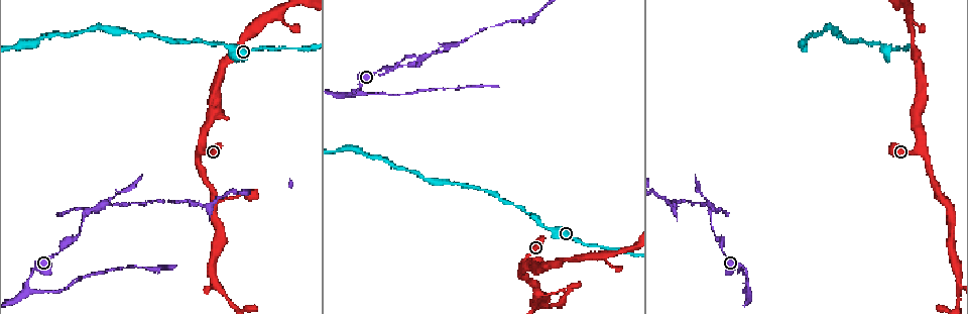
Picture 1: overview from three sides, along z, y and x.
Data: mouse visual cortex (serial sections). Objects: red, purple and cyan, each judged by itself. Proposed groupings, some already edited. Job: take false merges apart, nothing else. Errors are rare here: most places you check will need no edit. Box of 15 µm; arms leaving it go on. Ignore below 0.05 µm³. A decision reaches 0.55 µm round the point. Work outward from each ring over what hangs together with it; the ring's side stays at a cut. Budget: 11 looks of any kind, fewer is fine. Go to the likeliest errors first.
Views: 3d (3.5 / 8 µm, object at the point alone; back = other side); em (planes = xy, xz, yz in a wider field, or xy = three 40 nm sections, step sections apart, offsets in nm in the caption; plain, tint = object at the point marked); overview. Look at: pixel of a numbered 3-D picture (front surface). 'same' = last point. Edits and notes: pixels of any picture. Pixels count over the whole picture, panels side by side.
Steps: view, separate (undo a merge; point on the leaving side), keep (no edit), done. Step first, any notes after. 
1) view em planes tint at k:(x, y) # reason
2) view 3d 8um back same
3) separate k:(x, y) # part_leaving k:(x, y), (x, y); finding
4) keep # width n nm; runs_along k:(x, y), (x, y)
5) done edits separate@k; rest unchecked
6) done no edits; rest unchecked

view 3d 8um at 1:(429, 56) # thick turns thin

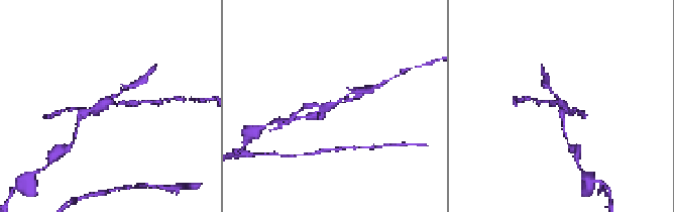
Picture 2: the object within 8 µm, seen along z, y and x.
view 3d 3.5um at 2:(560, 103) # closer look

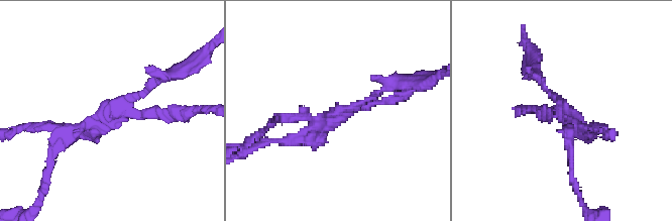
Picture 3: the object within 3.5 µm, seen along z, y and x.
view em planes tint at 3:(346, 110) # now the EM

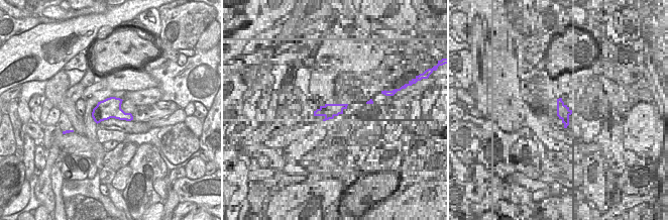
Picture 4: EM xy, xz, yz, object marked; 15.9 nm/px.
separate 3:(50, 125) # border 4:(120, 108), (111, 117); a second cell is stuck on

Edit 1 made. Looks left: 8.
view 3d 3.5um at 1:(25, 288) # three-way junction

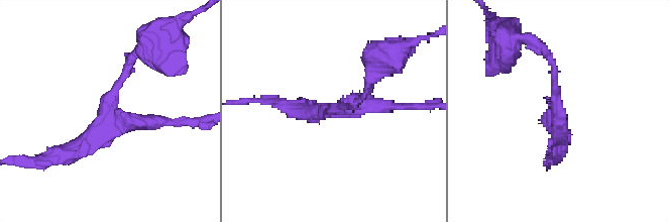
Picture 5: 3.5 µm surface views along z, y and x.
view em xy step 1 tint at 5:(112, 113) # shape alone is not enough

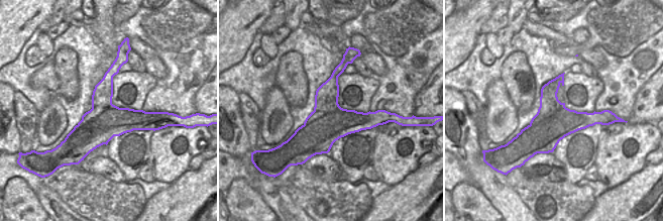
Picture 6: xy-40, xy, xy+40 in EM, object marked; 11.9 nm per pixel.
separate 5:(373, 108) # arms 3; part_leaving 5:(112, 96), (122, 120), (196, 120); a second cell is stuck on

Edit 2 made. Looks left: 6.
view overview # redraw

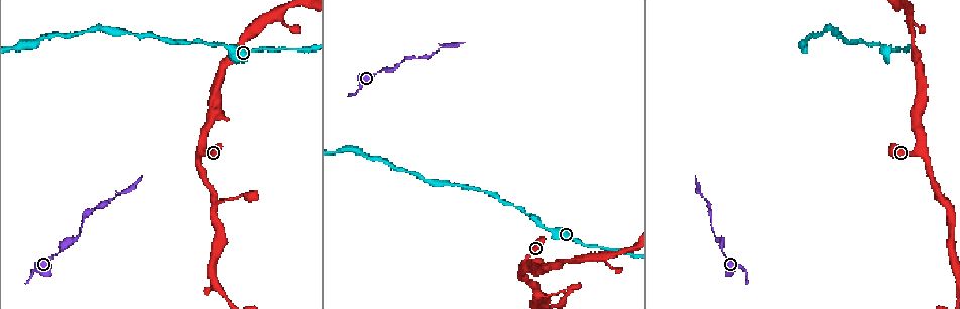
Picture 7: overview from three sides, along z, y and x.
view 3d 3.5um at 7:(520, 267) # side arm on a straight run

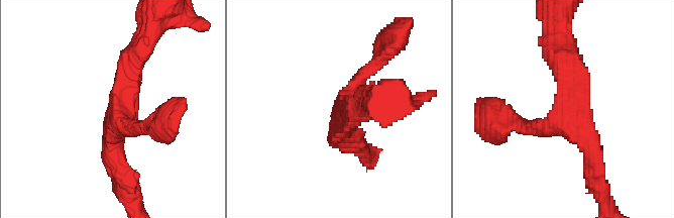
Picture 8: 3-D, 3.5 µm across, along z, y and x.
view em xy step 3 tint at 8:(121, 110) # arms 3; arm_widths 200, 250, 400 nm

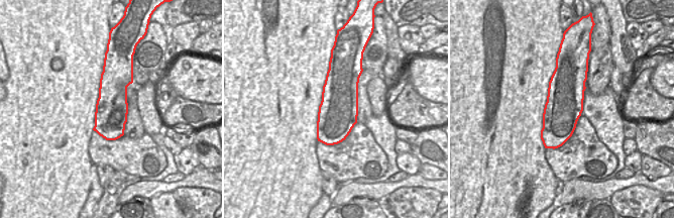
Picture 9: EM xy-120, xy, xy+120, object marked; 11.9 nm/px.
keep # runs_along 8:(517, 123), (570, 108), (563, 48); continuous, no second cell

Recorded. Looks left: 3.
view 3d 3.5um at 7:(537, 294) # arms part here

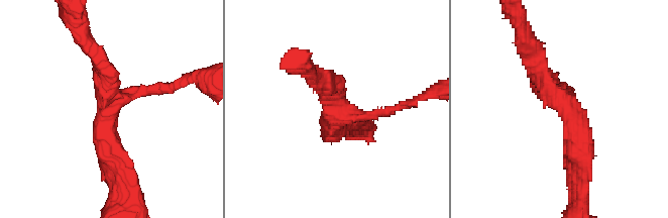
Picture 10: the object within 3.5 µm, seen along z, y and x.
view em xy step 2 tint at 10:(105, 99) # arms 3; arm_widths 150, 250, 400 nm

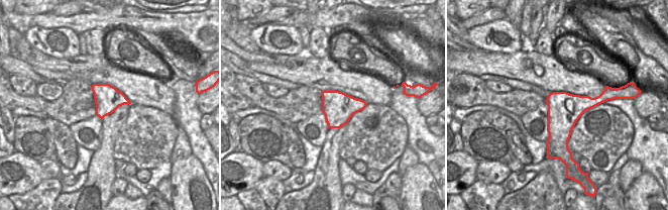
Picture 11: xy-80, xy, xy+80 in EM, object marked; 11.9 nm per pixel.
keep # runs_along 10:(528, 47), (575, 119), (577, 159); continuous, no second cell

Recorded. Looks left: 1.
done edits separate@3, separate@5; rest unchecked

